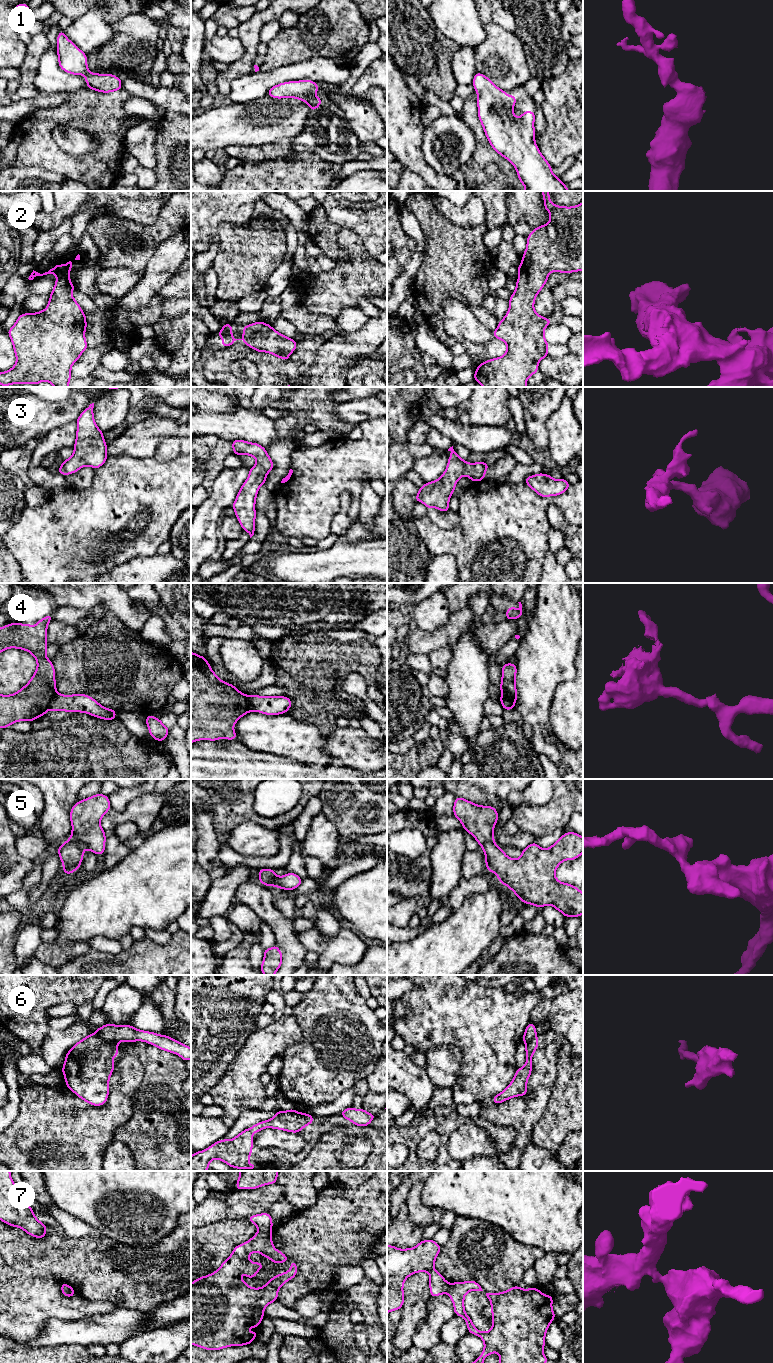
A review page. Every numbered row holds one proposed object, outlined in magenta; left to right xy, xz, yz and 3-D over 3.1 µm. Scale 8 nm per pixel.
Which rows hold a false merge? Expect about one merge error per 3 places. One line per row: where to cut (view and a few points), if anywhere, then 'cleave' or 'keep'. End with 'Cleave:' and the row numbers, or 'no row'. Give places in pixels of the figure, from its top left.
1: cut none; keep
2: cut none; keep
3: cut none; keep
4: cut xy (57, 693), (48, 708); cleave
5: cut none; keep
6: cut xy (94, 1034), (105, 1040), (117, 1042); cleave
7: cut xz (258, 1231), (270, 1232); cleave
Cleave: 4, 6, 7

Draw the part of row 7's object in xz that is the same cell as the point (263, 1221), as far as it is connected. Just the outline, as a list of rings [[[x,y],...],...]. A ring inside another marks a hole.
[[[268,1212],[252,1215],[249,1216],[247,1219],[258,1227],[258,1232],[268,1233],[272,1230],[272,1217],[269,1215]]]

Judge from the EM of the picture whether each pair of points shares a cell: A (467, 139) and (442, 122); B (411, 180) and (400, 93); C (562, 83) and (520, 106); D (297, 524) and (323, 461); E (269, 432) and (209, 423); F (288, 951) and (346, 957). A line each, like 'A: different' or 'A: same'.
A: same
B: different
C: different
D: same
E: same
F: different

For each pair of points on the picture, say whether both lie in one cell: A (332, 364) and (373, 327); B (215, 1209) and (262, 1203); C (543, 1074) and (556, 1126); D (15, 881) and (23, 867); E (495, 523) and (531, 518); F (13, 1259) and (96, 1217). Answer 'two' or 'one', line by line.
A: one
B: one
C: two
D: one
E: one
F: two

